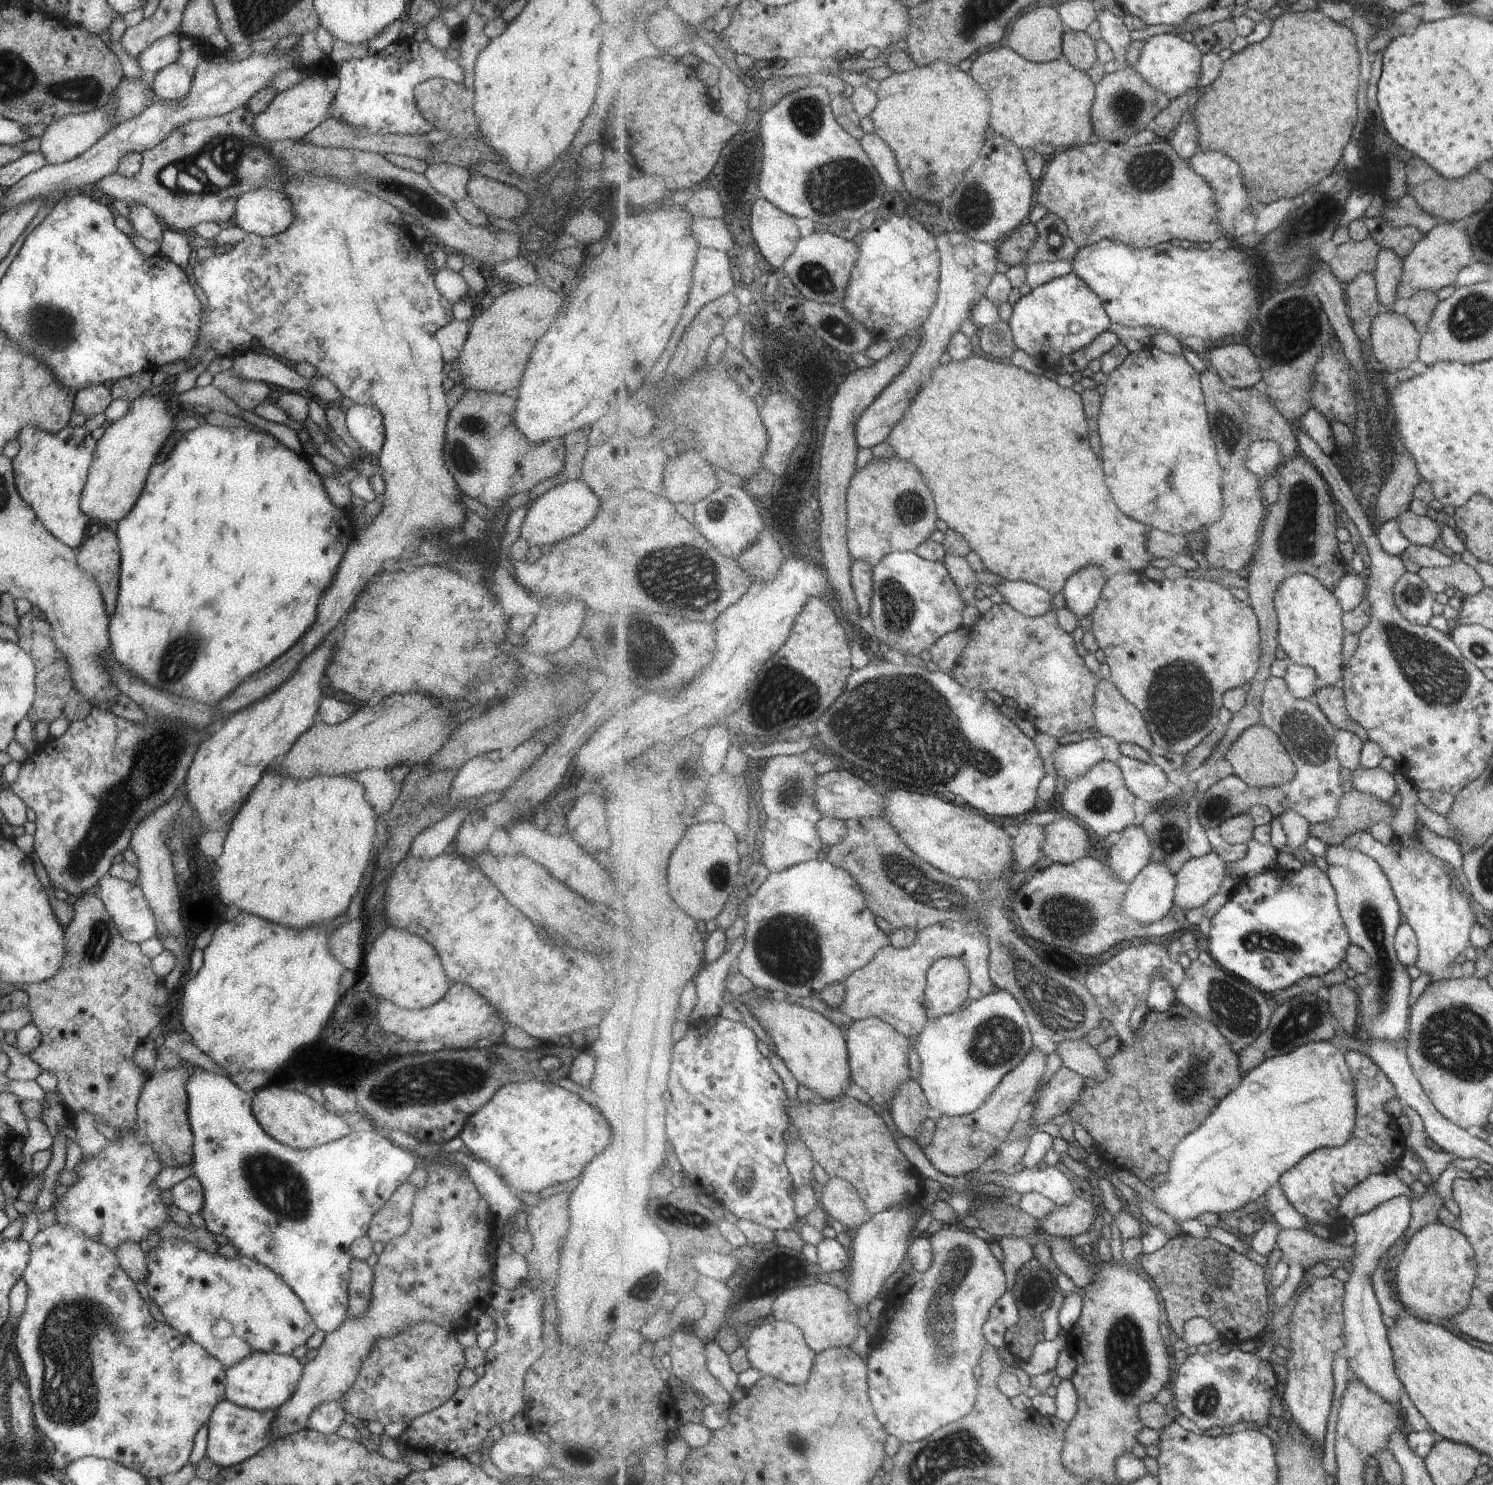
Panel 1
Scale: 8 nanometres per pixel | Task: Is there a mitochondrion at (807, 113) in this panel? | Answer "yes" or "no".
yes

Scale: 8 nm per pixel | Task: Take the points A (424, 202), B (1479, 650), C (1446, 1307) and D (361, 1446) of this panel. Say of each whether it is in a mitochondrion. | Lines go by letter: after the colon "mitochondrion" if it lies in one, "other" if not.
A: mitochondrion
B: mitochondrion
C: other
D: other

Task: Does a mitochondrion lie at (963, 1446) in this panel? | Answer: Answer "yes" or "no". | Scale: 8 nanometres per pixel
yes

